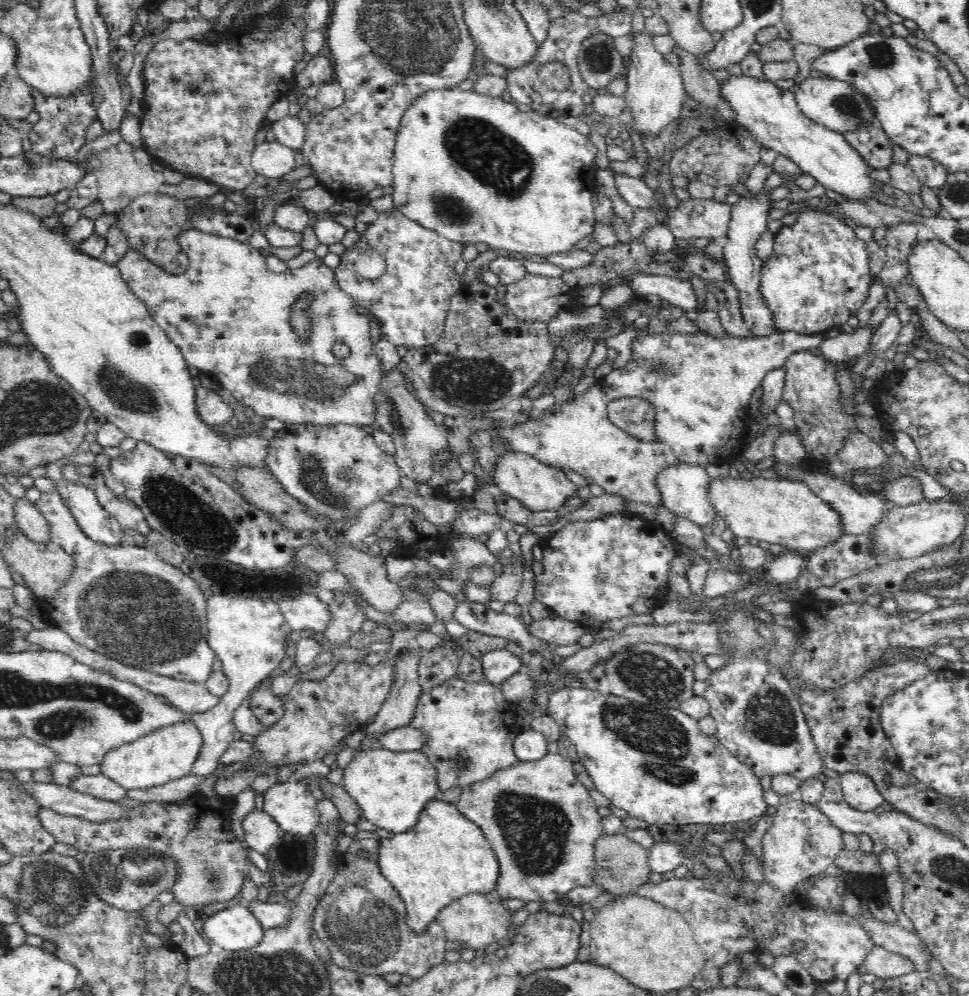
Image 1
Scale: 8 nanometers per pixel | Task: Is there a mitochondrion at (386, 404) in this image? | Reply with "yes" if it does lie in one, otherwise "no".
yes

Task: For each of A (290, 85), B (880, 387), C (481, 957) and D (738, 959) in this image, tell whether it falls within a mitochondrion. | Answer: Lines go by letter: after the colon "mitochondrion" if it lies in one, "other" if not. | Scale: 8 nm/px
A: other
B: other
C: other
D: other

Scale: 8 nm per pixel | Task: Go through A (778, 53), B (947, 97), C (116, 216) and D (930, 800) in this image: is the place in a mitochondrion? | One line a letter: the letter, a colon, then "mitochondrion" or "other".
A: other
B: other
C: other
D: other

